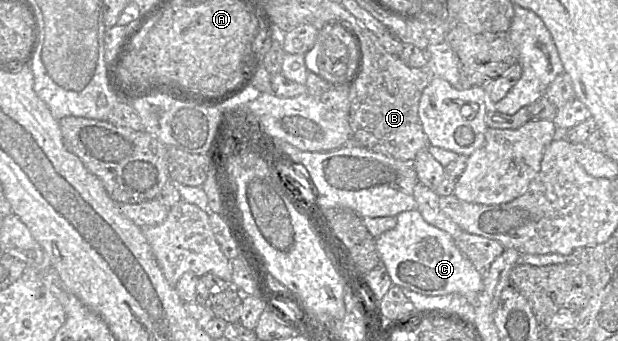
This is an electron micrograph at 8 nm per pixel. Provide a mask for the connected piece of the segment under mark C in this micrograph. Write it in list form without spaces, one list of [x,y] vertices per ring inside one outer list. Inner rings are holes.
[[[418,210],[396,216],[396,226],[375,238],[376,249],[393,285],[427,296],[460,294],[476,307],[483,275],[459,250],[454,237],[427,223]]]

